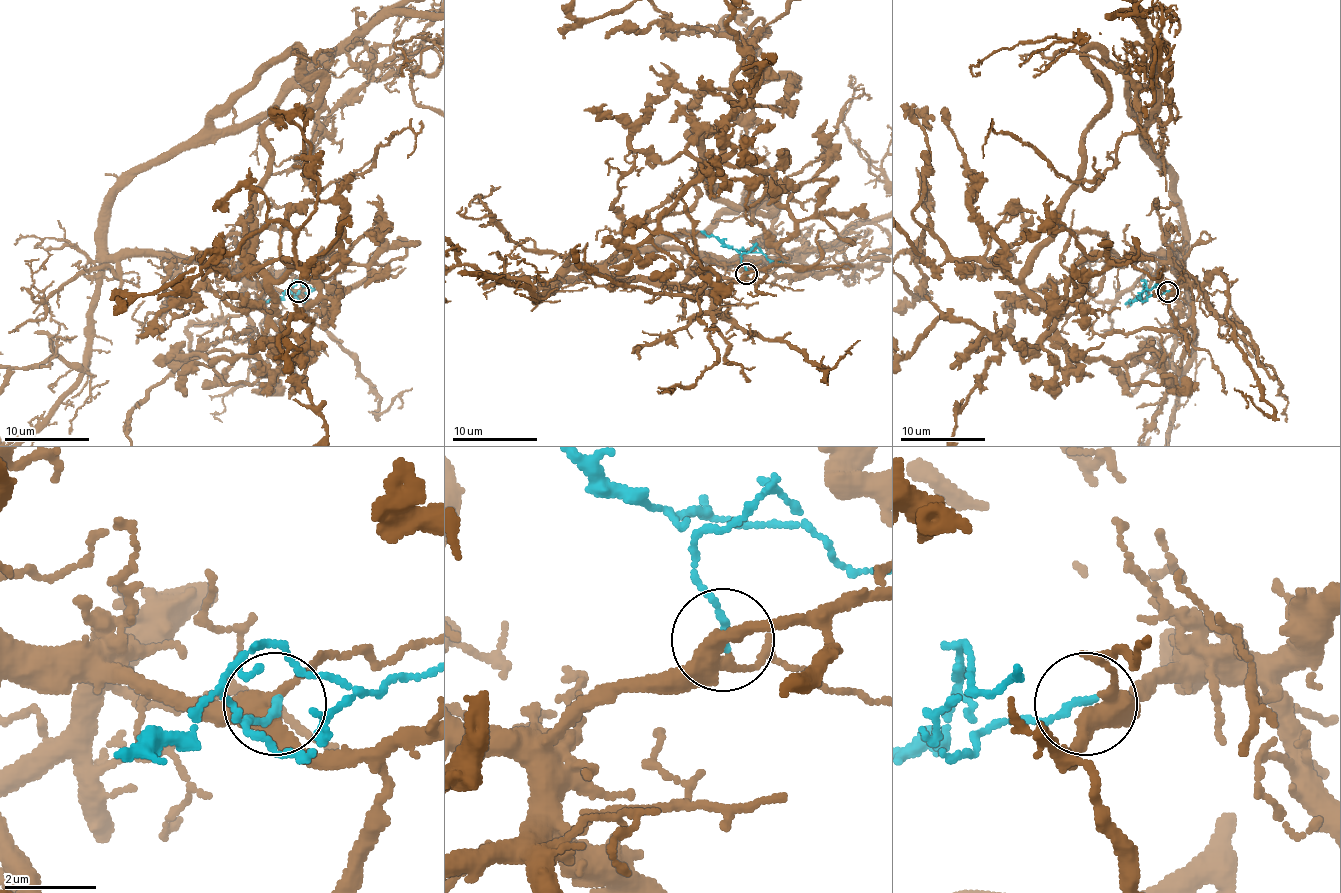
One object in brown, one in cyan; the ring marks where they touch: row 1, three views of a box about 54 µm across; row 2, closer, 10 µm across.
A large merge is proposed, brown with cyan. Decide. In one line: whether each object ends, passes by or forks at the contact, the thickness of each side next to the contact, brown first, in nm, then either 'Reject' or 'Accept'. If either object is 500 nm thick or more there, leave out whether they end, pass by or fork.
At the ring brown forks. At the ring cyan ends. Thickness 360 nm (brown) against 160 nm. Accept

